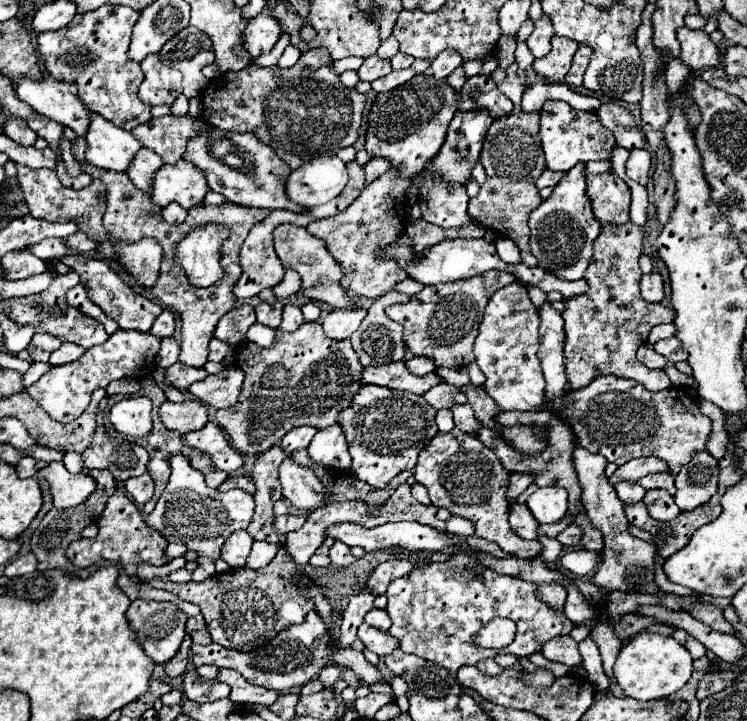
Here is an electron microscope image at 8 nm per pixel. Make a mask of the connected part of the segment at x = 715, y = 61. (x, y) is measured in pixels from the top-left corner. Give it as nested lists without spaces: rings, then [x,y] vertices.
[[[681,27],[677,31],[677,39],[681,43],[681,61],[693,71],[703,71],[707,67],[717,67],[721,63],[719,49],[705,31]]]

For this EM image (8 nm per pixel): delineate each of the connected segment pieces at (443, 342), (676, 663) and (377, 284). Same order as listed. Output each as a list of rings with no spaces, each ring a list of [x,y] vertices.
[[[485,271],[483,275],[475,275],[465,281],[425,287],[421,293],[413,295],[409,303],[387,307],[387,317],[403,325],[403,343],[413,355],[423,355],[433,359],[437,369],[467,367],[469,363],[475,361],[471,347],[473,347],[473,339],[477,337],[477,327],[483,319],[487,301],[497,289],[509,283],[513,283],[511,273]]]
[[[641,631],[633,635],[619,651],[617,661],[613,665],[615,679],[619,687],[625,691],[625,695],[639,699],[639,701],[649,701],[649,699],[663,699],[675,691],[679,691],[691,677],[693,673],[693,659],[689,651],[677,643],[673,637],[665,637],[659,633],[647,633]]]
[[[387,171],[371,185],[367,185],[345,211],[307,225],[307,231],[323,239],[331,255],[343,265],[345,279],[341,281],[341,285],[347,291],[353,291],[369,299],[377,299],[407,277],[405,271],[401,271],[397,263],[393,263],[393,259],[377,257],[377,249],[395,243],[399,237],[399,229],[407,221],[407,211],[405,211],[407,185],[409,179],[397,179],[397,175]]]

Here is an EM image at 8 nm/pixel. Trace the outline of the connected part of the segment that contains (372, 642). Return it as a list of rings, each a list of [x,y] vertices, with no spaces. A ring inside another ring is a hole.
[[[363,623],[359,627],[359,639],[363,641],[363,645],[367,649],[371,649],[373,653],[377,653],[379,657],[385,657],[389,653],[393,653],[397,649],[397,639],[393,639],[389,633],[383,633],[383,631],[377,631],[375,627]]]

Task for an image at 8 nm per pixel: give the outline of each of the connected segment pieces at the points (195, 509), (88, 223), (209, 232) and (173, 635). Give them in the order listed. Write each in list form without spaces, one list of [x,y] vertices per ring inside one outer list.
[[[177,453],[169,457],[171,477],[161,493],[155,509],[147,515],[147,525],[155,531],[161,531],[161,535],[173,543],[185,543],[189,551],[197,553],[197,569],[193,571],[193,581],[201,583],[207,577],[215,575],[215,561],[221,555],[221,547],[225,539],[237,531],[247,529],[253,517],[253,495],[245,493],[241,489],[231,489],[227,493],[221,493],[217,489],[207,487],[203,473],[197,471],[189,457]]]
[[[17,165],[17,177],[19,177],[19,185],[23,191],[25,203],[29,205],[33,217],[39,217],[45,221],[75,221],[79,223],[81,231],[89,233],[99,243],[105,241],[107,233],[101,227],[101,217],[105,213],[105,203],[107,203],[105,183],[93,179],[89,187],[77,191],[77,189],[69,189],[61,185],[53,169],[29,169],[25,165]]]
[[[207,223],[191,229],[185,239],[175,245],[173,259],[185,271],[191,285],[209,287],[225,277],[221,267],[221,245],[227,237],[227,225]]]
[[[135,599],[131,607],[127,609],[129,627],[133,627],[139,645],[143,647],[145,655],[153,659],[155,665],[167,663],[179,649],[183,637],[185,637],[185,613],[179,611],[173,603],[159,603],[159,601],[143,601]]]

